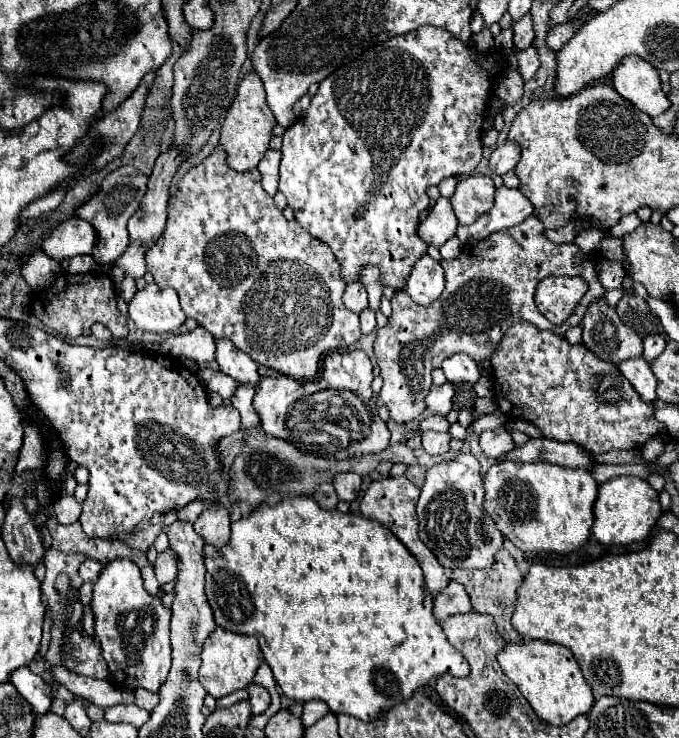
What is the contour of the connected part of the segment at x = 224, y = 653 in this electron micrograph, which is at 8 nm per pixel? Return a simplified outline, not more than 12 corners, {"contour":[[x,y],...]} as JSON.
{"contour":[[215,628],[203,644],[201,686],[213,698],[247,688],[255,636]]}

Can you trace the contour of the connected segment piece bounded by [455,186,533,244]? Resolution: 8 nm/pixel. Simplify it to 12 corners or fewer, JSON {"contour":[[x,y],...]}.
{"contour":[[501,186],[495,206],[475,226],[459,226],[463,244],[523,222],[533,204],[517,188]]}

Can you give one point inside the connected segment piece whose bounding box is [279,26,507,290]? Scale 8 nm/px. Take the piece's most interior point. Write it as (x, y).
(408, 113)

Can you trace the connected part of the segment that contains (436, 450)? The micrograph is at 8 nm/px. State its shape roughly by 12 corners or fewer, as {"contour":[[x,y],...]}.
{"contour":[[427,430],[421,434],[429,454],[449,452],[449,434]]}

